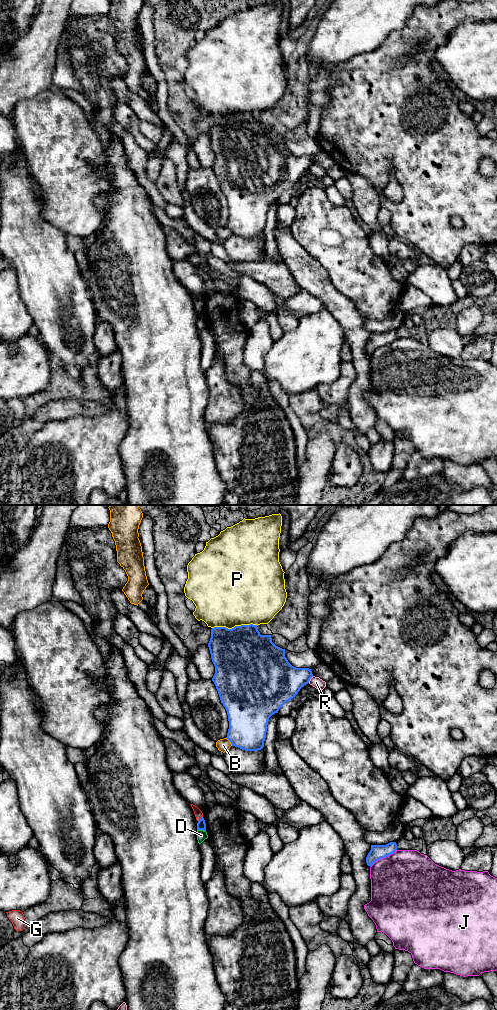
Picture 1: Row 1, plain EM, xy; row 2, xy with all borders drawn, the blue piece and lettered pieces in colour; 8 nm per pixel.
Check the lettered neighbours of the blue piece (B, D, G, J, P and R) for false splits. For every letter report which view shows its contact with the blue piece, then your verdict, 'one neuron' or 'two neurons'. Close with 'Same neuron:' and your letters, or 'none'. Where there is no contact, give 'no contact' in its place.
B: xy | two neurons
D: xy | two neurons
G: xy | two neurons
J: xy | two neurons
P: xy | two neurons
R: xy | two neurons
Same neuron: none

